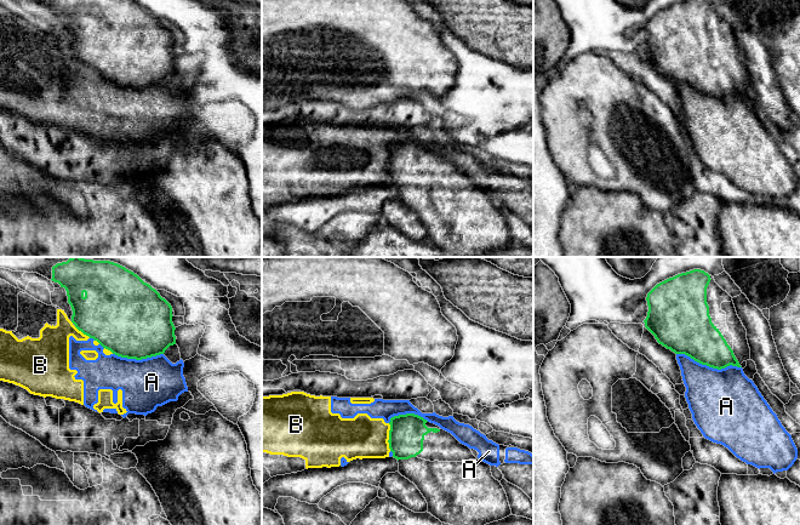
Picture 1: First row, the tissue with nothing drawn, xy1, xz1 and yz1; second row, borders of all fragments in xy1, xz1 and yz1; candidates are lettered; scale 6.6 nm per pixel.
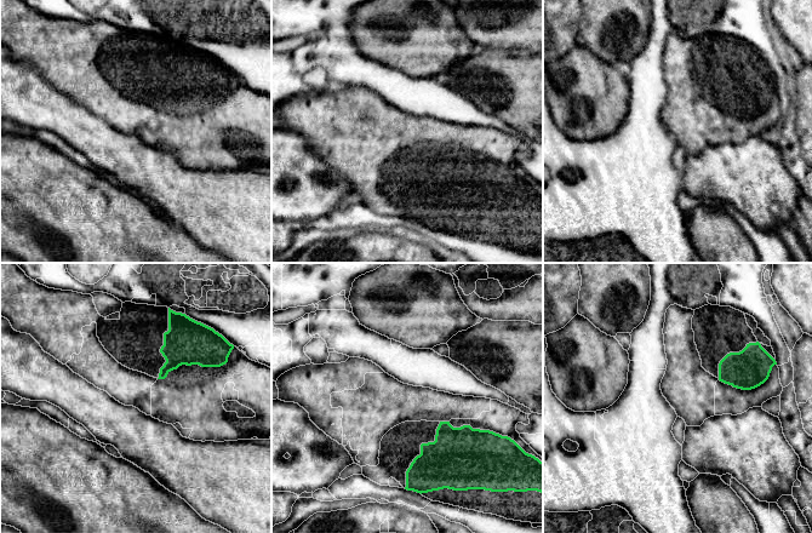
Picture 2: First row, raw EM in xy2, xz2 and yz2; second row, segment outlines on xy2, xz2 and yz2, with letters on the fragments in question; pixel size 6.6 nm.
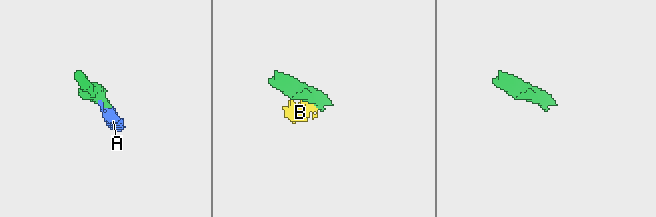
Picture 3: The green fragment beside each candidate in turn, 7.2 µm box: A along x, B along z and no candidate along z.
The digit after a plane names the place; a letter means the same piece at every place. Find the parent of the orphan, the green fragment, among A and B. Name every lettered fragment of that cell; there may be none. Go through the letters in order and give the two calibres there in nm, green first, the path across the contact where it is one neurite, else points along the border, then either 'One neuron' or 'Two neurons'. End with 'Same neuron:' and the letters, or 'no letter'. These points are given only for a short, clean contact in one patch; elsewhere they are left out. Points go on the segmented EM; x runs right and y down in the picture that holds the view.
A: Thickness 300 nm (green) against 440 nm. Two neurons
B: Thickness 240 nm (green) against 280 nm. Two neurons
Same neuron: no letter

